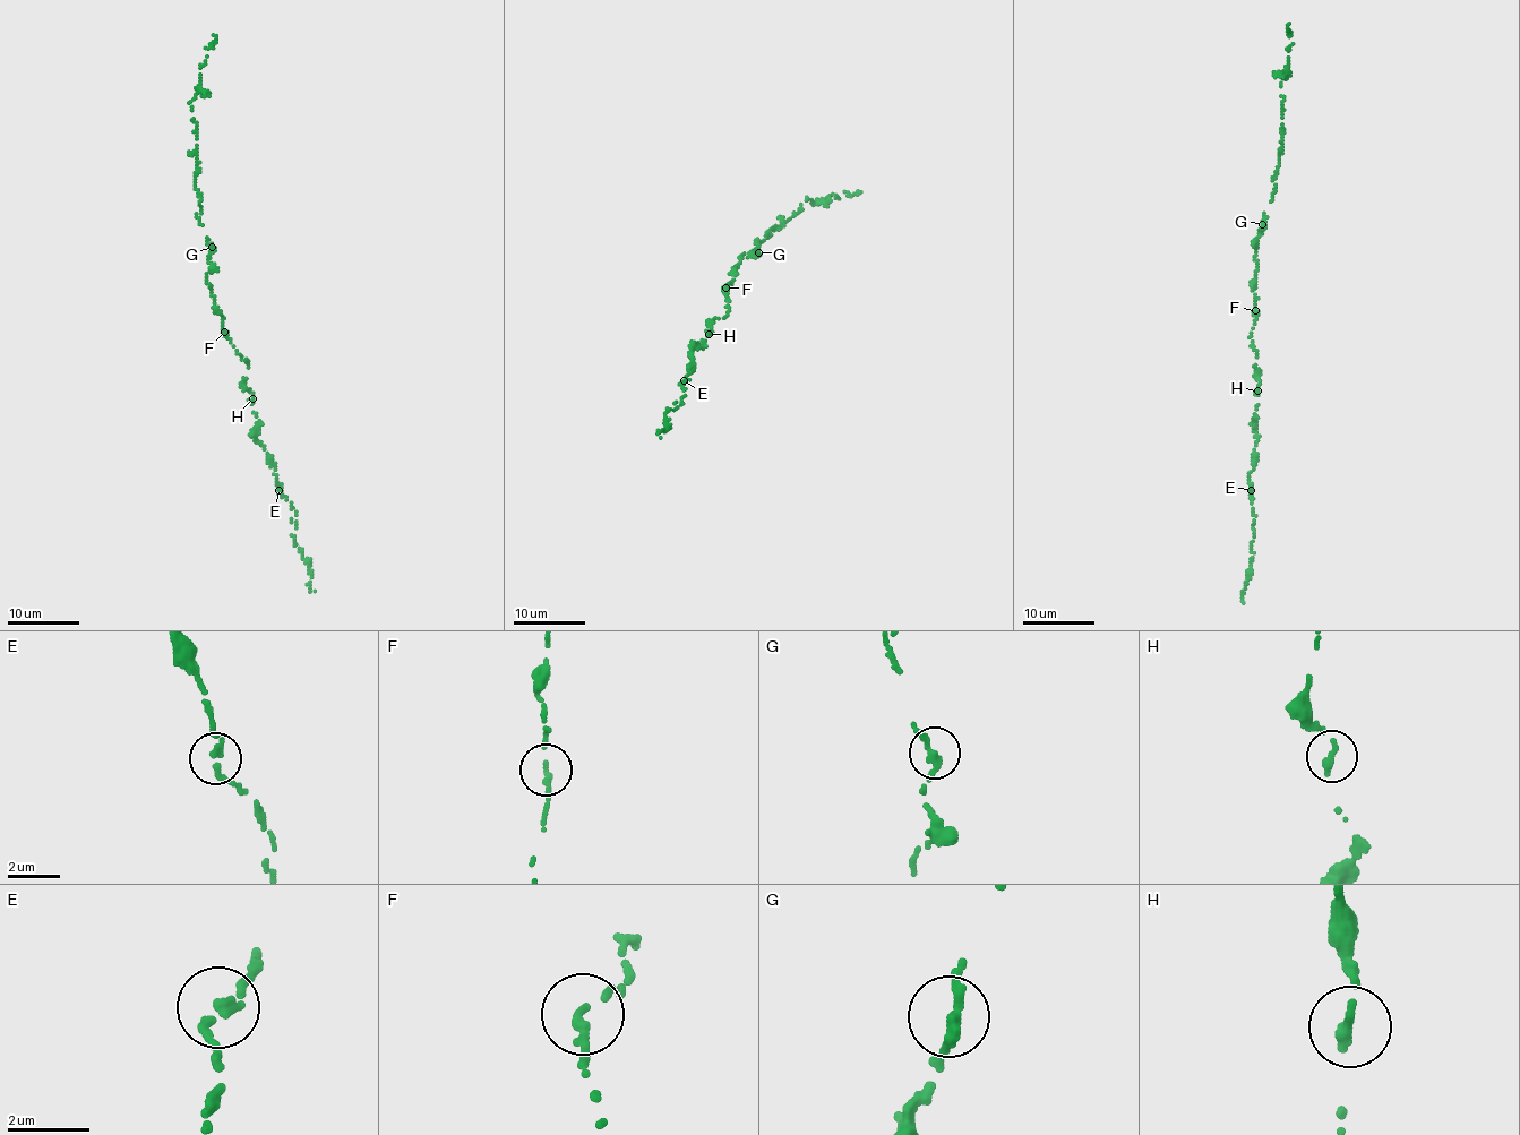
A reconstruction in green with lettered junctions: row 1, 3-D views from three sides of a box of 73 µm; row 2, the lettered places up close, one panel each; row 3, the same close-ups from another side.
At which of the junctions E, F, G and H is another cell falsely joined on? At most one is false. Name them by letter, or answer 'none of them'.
none of them

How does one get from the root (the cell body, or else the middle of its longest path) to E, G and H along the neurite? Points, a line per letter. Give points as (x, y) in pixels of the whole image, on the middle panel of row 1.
E: (724, 287), (727, 316), (710, 324), (711, 332), (703, 344), (690, 349), (692, 372), (684, 380)
G: (724, 287), (733, 282), (732, 271), (739, 264), (739, 257), (757, 251)
H: (724, 287), (729, 301), (727, 316), (710, 324), (709, 334)

